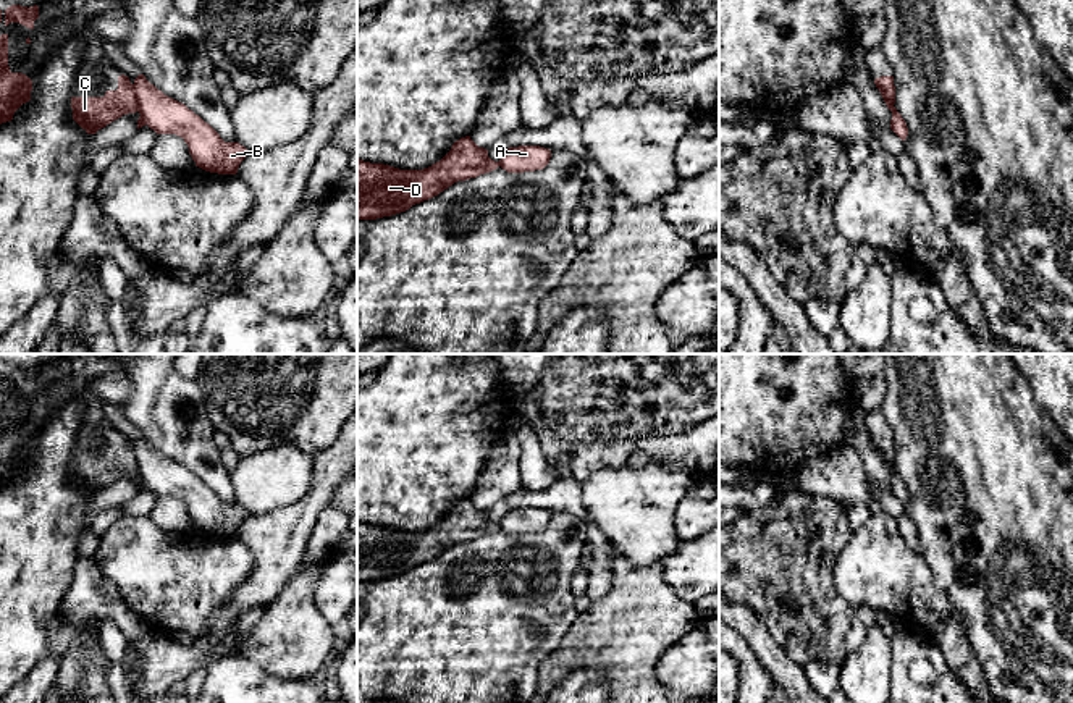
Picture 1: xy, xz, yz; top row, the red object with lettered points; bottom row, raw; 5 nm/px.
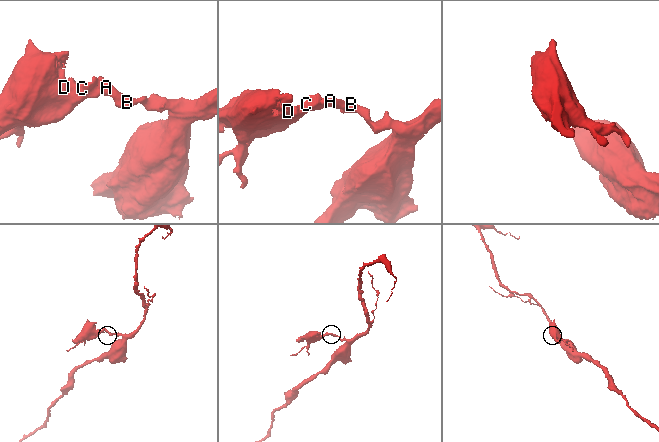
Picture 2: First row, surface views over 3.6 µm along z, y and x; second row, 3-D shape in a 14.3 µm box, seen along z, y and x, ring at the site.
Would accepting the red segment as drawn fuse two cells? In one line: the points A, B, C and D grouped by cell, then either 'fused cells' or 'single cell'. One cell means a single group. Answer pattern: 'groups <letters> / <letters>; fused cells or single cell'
groups A B / C D; fused cells

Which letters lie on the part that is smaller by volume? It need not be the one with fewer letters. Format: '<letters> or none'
C, D

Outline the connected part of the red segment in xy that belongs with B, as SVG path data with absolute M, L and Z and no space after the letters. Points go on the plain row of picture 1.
M139 436L133 448L137 474L150 491L183 499L199 530L218 537L238 535L250 512L239 504L225 504L208 485L184 465L165 457L144 436Z

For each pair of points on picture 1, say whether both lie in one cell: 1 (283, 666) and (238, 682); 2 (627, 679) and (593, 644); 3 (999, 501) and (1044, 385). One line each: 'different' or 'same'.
1: different
2: same
3: different

